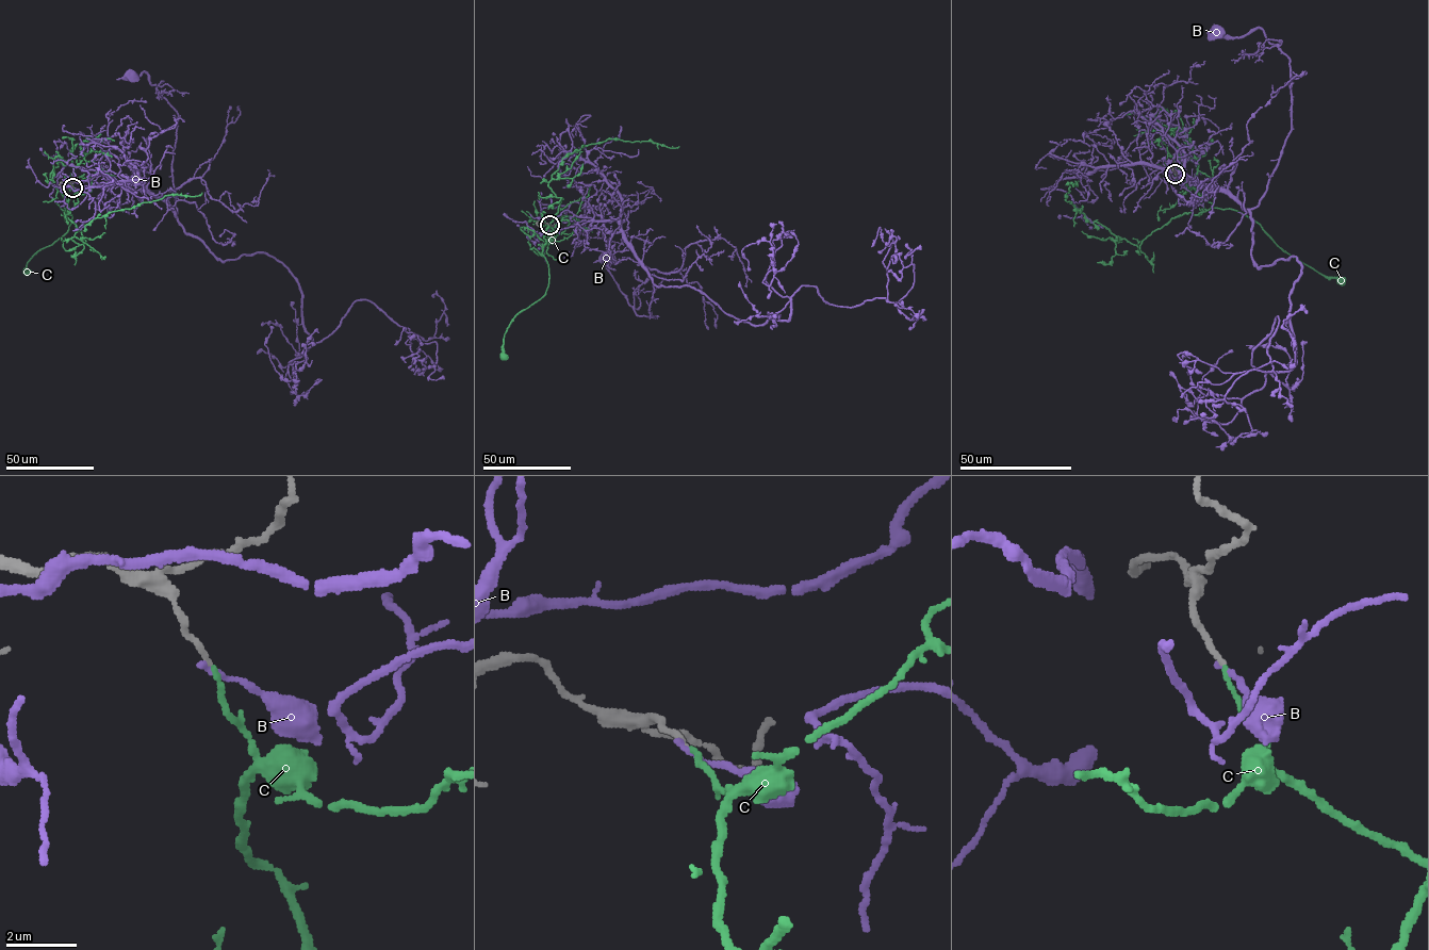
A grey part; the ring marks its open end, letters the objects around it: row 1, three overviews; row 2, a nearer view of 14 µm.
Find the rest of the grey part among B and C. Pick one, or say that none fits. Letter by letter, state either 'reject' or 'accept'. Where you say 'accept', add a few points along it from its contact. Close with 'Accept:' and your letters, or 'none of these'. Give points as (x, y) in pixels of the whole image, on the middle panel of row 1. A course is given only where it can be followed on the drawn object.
B: reject
C: accept; course (549, 225), (552, 234), (542, 255), (549, 275), (545, 294), (521, 310), (511, 322), (504, 338), (503, 356)
Accept: C

